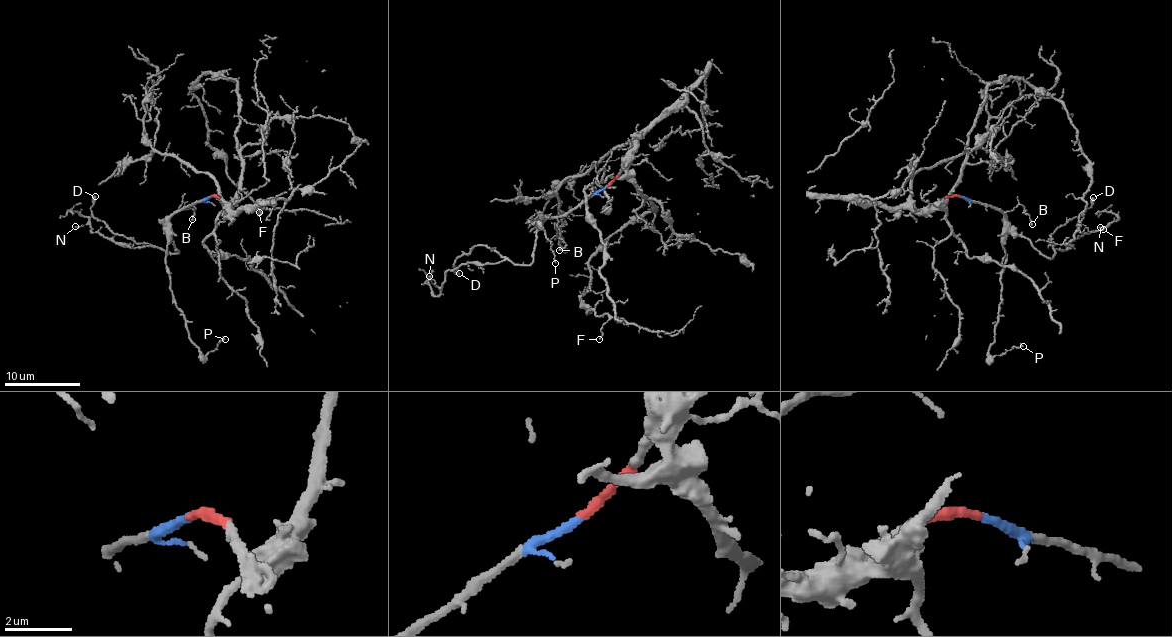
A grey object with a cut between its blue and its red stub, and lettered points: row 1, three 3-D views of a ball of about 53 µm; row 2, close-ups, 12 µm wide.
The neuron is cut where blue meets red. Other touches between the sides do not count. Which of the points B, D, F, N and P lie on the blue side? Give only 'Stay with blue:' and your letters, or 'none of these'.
Stay with blue: B, D, N, P

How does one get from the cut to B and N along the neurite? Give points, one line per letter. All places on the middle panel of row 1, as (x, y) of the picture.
B: (607, 187), (585, 198), (558, 219), (559, 238), (565, 246), (558, 250)
N: (607, 187), (562, 216), (546, 218), (537, 230), (532, 262), (465, 263), (449, 269), (440, 287), (428, 276)

